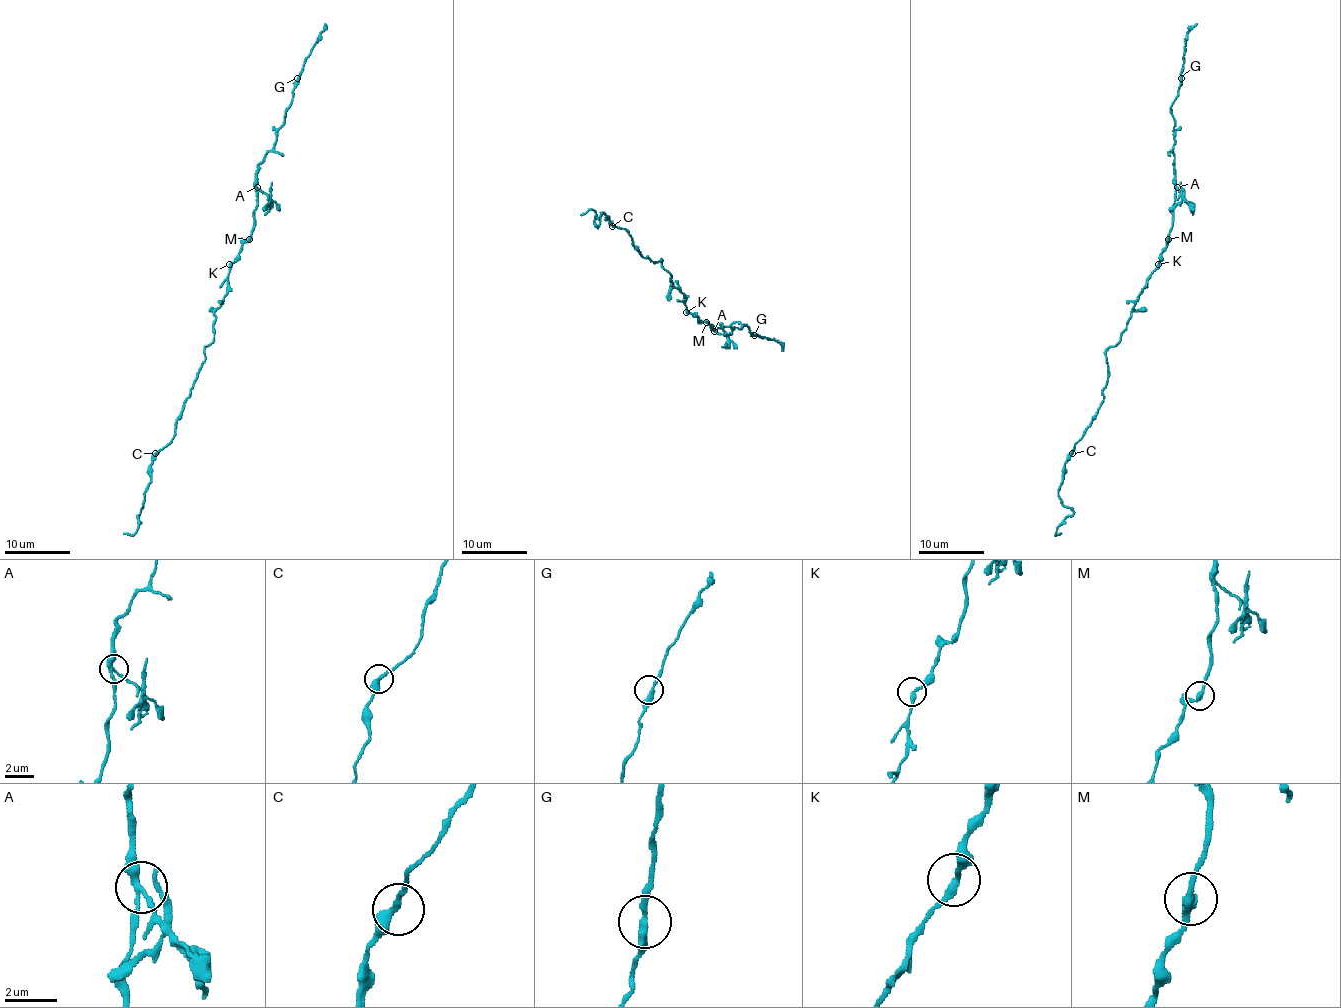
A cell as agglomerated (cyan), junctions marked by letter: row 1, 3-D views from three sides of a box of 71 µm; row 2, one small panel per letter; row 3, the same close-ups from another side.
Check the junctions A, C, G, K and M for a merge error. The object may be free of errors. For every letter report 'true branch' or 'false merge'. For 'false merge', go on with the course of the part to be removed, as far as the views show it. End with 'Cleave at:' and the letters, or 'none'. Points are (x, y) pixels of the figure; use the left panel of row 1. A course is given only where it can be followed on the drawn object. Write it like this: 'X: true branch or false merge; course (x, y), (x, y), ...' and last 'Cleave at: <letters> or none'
A: false merge; course (257, 186), (270, 201), (264, 214)
C: true branch
G: true branch
K: true branch
M: true branch
Cleave at: A

